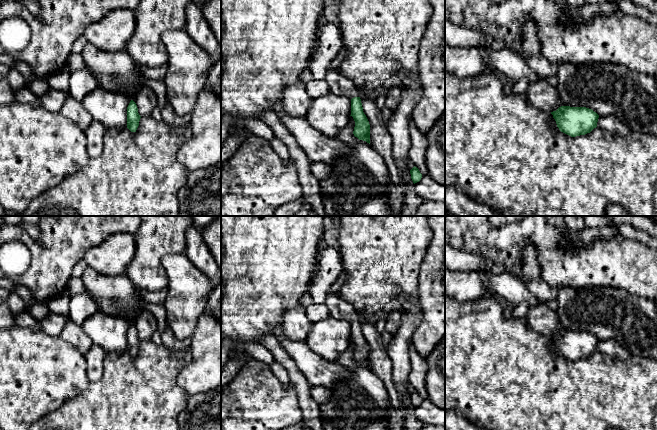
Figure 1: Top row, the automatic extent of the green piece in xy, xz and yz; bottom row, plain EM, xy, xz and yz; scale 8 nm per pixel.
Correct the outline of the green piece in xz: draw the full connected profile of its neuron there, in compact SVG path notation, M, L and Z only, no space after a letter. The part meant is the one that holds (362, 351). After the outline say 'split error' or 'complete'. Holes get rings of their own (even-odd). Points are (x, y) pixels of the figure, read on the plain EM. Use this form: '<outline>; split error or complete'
M327 292L325 304L329 308L330 315L340 320L351 323L351 339L355 345L353 358L359 364L370 368L370 348L363 336L359 314L355 308L338 297L337 294Z; split error

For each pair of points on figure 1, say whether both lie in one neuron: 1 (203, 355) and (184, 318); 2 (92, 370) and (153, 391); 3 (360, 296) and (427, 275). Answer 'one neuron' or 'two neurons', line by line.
1: two neurons
2: two neurons
3: two neurons

